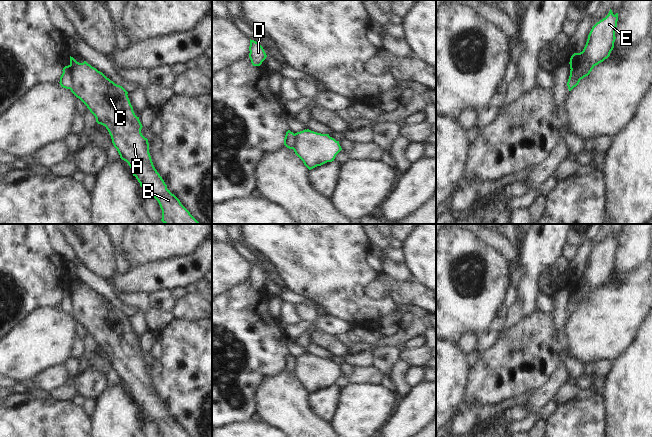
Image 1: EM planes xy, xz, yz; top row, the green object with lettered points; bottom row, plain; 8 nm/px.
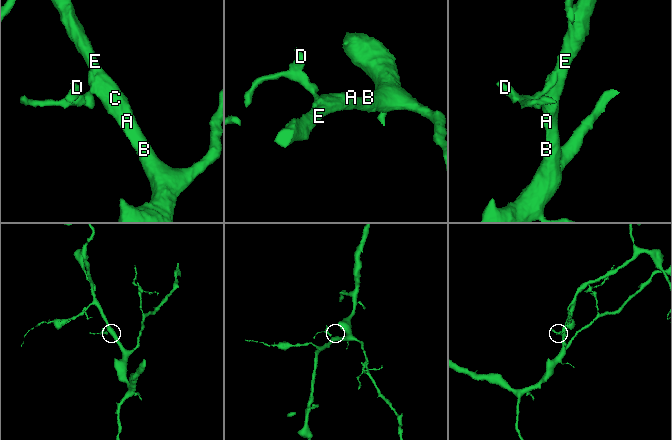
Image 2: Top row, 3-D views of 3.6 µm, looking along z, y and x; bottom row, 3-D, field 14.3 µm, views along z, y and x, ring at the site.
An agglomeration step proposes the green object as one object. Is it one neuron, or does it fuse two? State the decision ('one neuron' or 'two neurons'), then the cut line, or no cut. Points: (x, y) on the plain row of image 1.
two neurons | yz (576, 292), (580, 299), (572, 305), (573, 310), (569, 313)

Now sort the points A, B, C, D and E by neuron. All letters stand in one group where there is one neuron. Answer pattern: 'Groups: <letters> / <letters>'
Groups: A B C E / D

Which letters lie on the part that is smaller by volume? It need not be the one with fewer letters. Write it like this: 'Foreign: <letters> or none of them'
Foreign: D

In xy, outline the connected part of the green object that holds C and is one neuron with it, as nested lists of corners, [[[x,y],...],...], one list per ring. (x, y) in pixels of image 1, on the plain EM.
[[[70,280],[69,290],[71,316],[87,330],[95,340],[96,346],[106,351],[120,382],[128,387],[140,410],[158,425],[162,437],[190,437],[180,424],[167,413],[167,409],[155,393],[149,377],[148,363],[141,357],[143,350],[133,335],[128,316],[86,285],[79,287]]]

